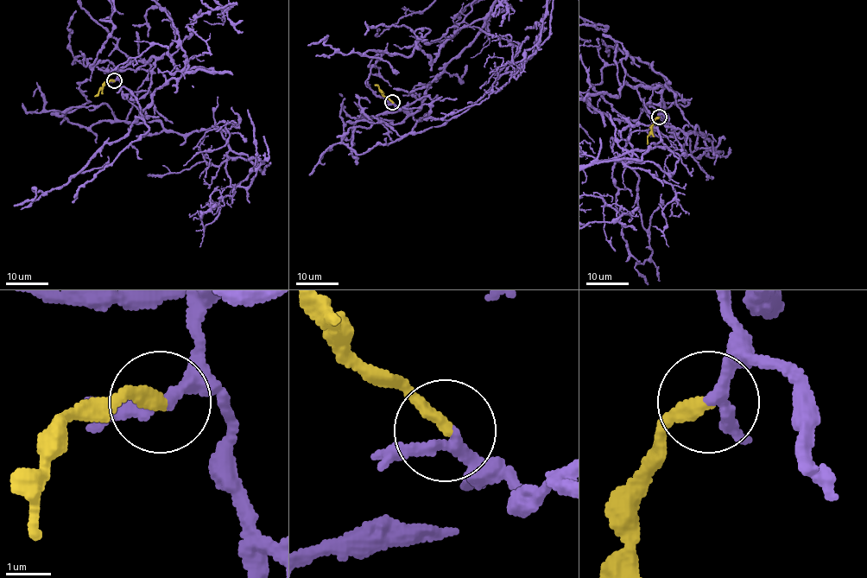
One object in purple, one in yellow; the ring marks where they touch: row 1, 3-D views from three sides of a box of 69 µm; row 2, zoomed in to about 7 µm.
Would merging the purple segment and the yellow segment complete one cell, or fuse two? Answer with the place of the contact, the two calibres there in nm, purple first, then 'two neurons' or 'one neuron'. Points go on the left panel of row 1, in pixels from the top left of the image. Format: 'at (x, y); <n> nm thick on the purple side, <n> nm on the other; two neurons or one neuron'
at (114, 80); 240 nm thick on the purple side, 280 nm on the other; one neuron

